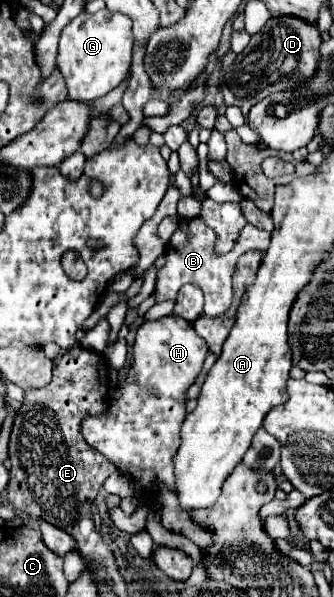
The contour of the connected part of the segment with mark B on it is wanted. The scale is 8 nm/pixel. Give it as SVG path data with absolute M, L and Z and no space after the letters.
M183 219L179 229L173 233L173 237L167 245L167 263L157 271L157 287L155 287L157 301L175 299L181 285L195 283L205 293L205 311L203 313L209 317L217 317L217 315L225 313L233 301L235 261L239 261L239 257L245 251L251 251L251 249L265 251L269 247L269 239L271 237L267 231L261 231L253 225L245 225L239 233L239 239L235 241L233 251L219 255L219 253L215 253L215 233L211 233L211 229L201 219Z

